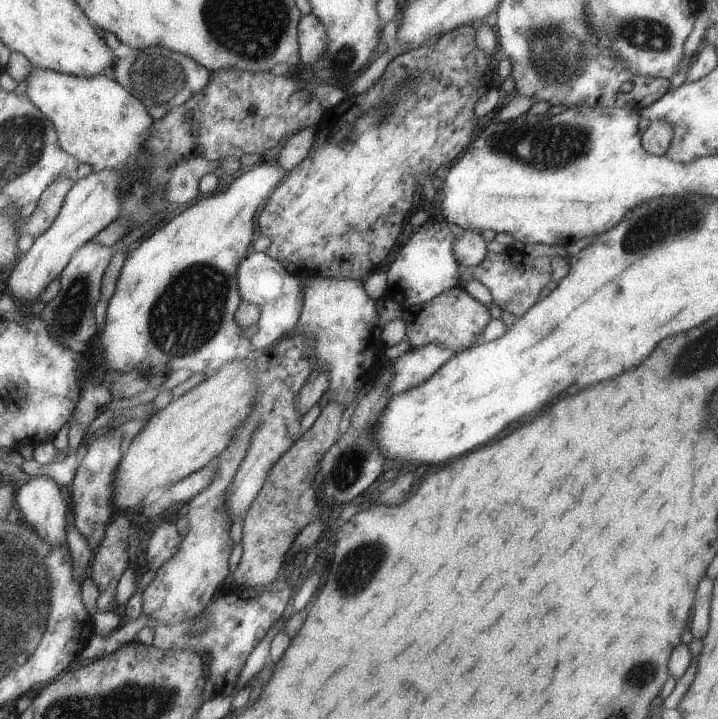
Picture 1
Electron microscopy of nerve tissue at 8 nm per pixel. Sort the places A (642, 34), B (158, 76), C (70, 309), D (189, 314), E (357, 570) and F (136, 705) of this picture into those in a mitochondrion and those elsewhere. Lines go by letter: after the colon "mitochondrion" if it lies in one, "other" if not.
A: mitochondrion
B: mitochondrion
C: mitochondrion
D: mitochondrion
E: mitochondrion
F: mitochondrion

